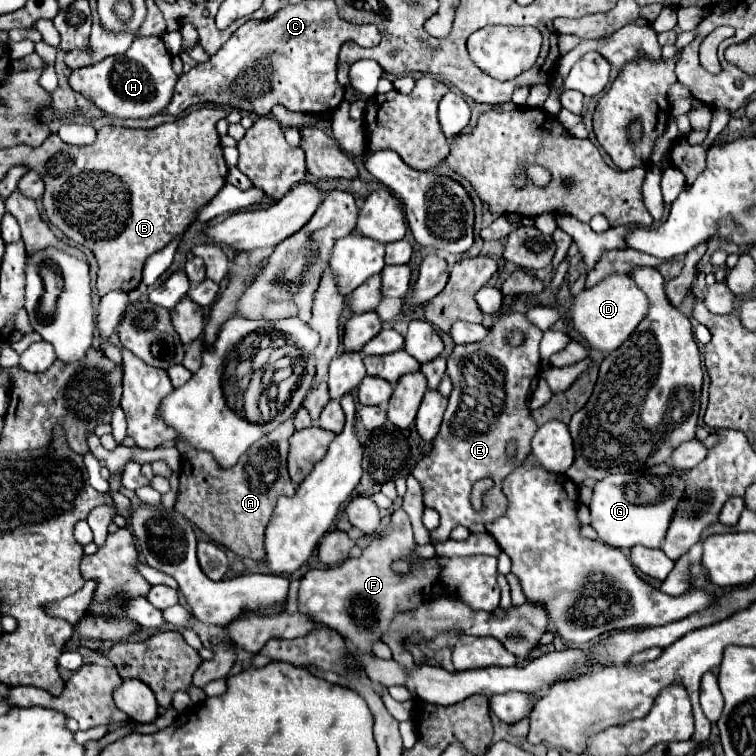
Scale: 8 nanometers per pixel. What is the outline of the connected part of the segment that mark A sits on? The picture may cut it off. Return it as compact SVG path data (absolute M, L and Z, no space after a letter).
M286 420L276 430L260 438L252 448L240 456L232 468L220 468L212 454L192 448L188 442L178 442L176 448L182 456L180 466L180 492L176 512L186 516L216 544L226 546L240 558L264 560L264 530L272 518L272 510L280 496L294 496L296 484L286 470L288 440L292 436L292 420Z

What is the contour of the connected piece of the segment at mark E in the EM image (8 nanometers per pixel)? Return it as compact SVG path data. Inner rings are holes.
M496 312L492 314L492 326L484 340L454 346L452 354L446 358L446 374L452 380L448 408L440 432L432 442L432 452L412 470L412 476L416 476L424 488L424 504L440 514L440 526L432 530L432 540L448 540L450 530L458 524L466 526L470 532L484 532L484 522L493 522L506 512L508 500L502 492L502 482L526 458L530 440L538 428L526 408L526 394L532 376L540 372L540 338L542 330L530 324L526 314ZM508 330L524 330L524 344L504 344L504 332ZM510 442L516 442L516 454L522 454L522 458L506 454ZM482 478L491 478L495 485L484 495L484 508L476 512L470 506L470 490L472 484Z

